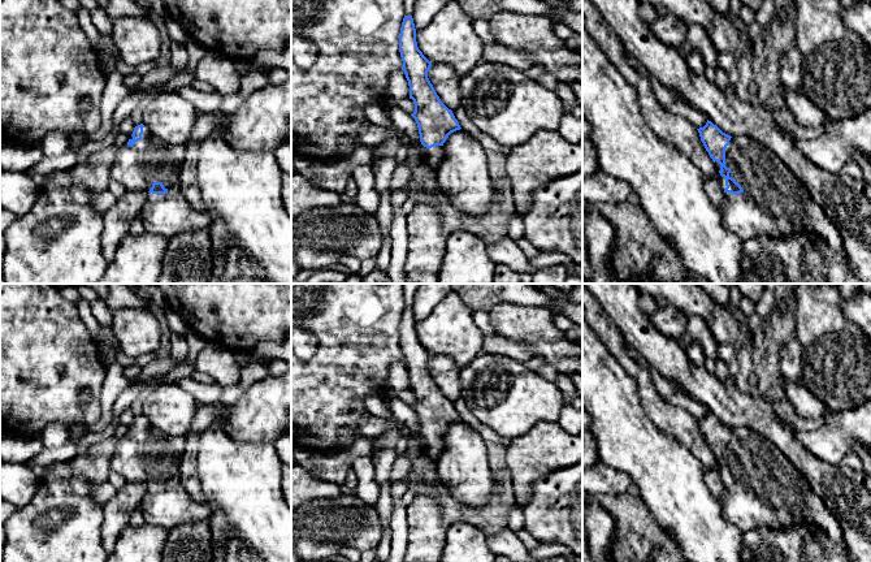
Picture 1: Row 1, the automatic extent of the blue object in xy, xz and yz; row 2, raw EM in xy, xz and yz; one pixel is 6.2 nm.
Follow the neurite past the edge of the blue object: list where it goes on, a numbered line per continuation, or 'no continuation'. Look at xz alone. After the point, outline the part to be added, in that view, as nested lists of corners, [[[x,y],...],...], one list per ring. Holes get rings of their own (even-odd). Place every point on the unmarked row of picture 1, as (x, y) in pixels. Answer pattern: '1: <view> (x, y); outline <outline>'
1: xz (432, 448); outline [[[434,437],[432,440],[424,438],[420,442],[420,448],[426,457],[436,462],[439,458],[439,454],[443,451],[445,440],[443,437]]]

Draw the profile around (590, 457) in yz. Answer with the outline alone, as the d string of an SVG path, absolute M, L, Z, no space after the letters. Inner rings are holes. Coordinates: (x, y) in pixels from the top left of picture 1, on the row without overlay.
M582 431L582 470L599 461L597 438L592 431Z

